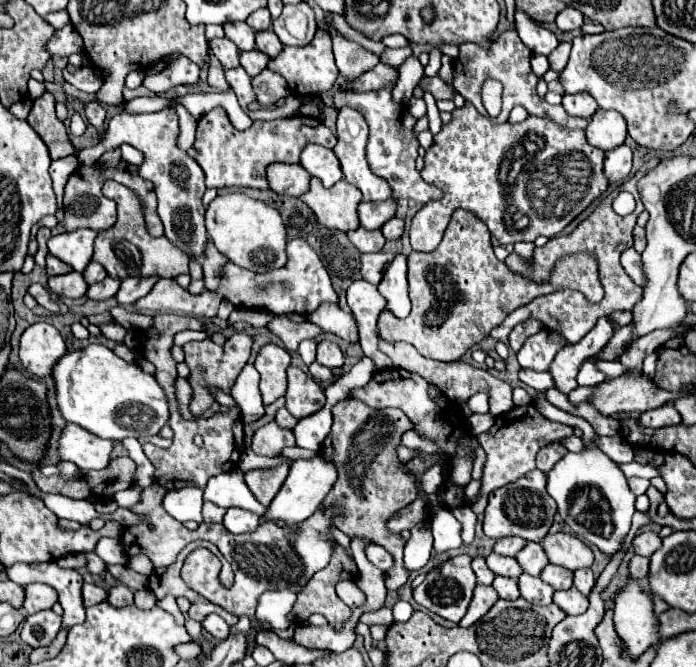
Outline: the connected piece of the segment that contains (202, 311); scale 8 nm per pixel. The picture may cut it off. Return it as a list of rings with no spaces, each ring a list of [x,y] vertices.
[[[158,279],[152,291],[134,303],[140,313],[180,313],[190,317],[216,317],[212,307],[212,291],[192,295],[184,291],[176,279]]]

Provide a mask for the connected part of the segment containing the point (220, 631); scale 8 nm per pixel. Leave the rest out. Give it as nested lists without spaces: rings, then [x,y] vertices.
[[[208,615],[208,617],[202,621],[202,629],[204,629],[206,633],[210,633],[214,639],[226,639],[228,633],[230,633],[228,623],[226,623],[222,617],[218,617],[218,615]]]

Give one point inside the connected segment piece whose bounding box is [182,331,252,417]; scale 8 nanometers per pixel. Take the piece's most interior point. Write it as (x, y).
(217, 367)

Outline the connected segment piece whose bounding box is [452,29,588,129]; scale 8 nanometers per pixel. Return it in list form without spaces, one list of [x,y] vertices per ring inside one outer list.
[[[508,29],[506,33],[502,33],[494,43],[492,47],[486,51],[482,47],[476,47],[474,43],[462,43],[460,47],[460,57],[454,59],[454,83],[452,87],[468,101],[472,101],[476,105],[476,109],[484,115],[486,109],[482,105],[482,99],[480,99],[480,89],[482,89],[482,83],[486,79],[496,79],[504,85],[504,91],[502,91],[502,113],[498,117],[490,117],[492,121],[496,123],[506,123],[510,111],[514,105],[522,105],[530,115],[536,115],[536,117],[544,117],[544,119],[552,119],[556,125],[560,127],[572,127],[572,129],[586,129],[588,121],[586,119],[580,119],[580,117],[570,117],[564,107],[558,107],[558,105],[550,105],[546,101],[540,101],[538,93],[536,93],[536,83],[538,83],[538,77],[532,73],[530,69],[530,51],[528,47],[524,47],[524,43],[520,41],[520,37],[516,35],[516,31]]]

